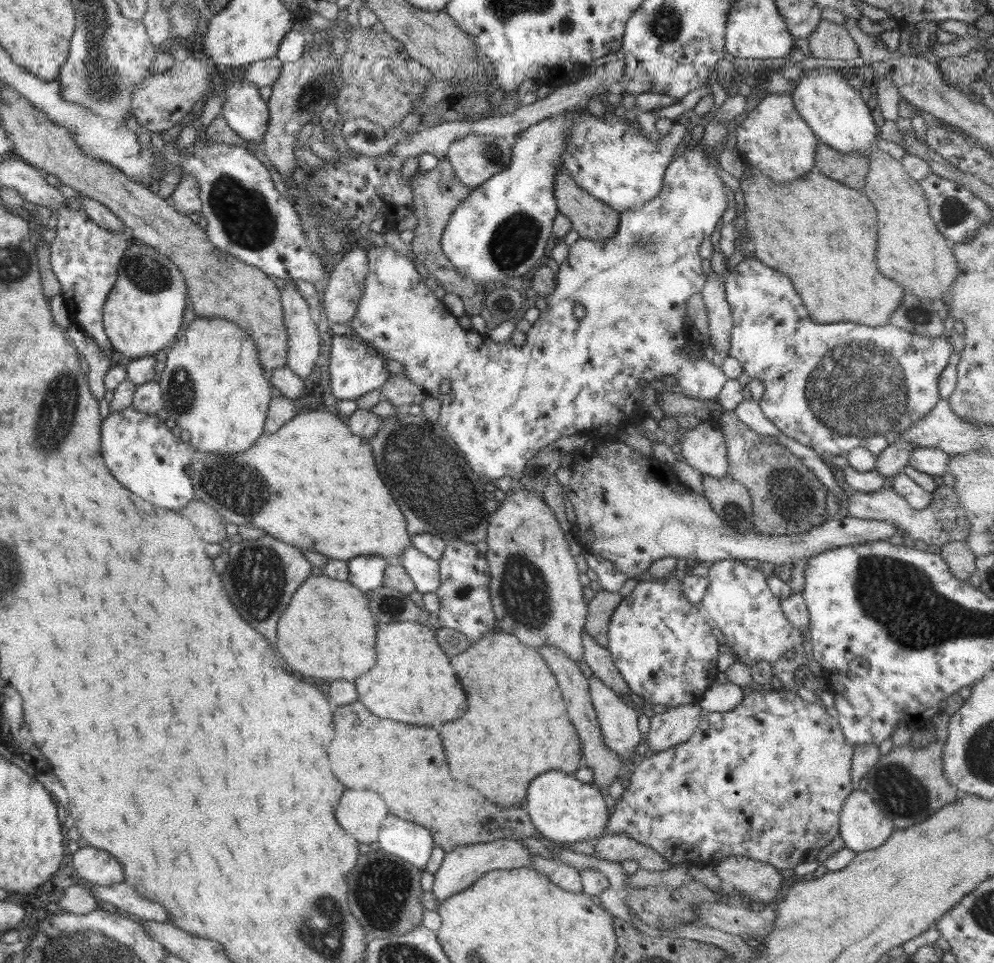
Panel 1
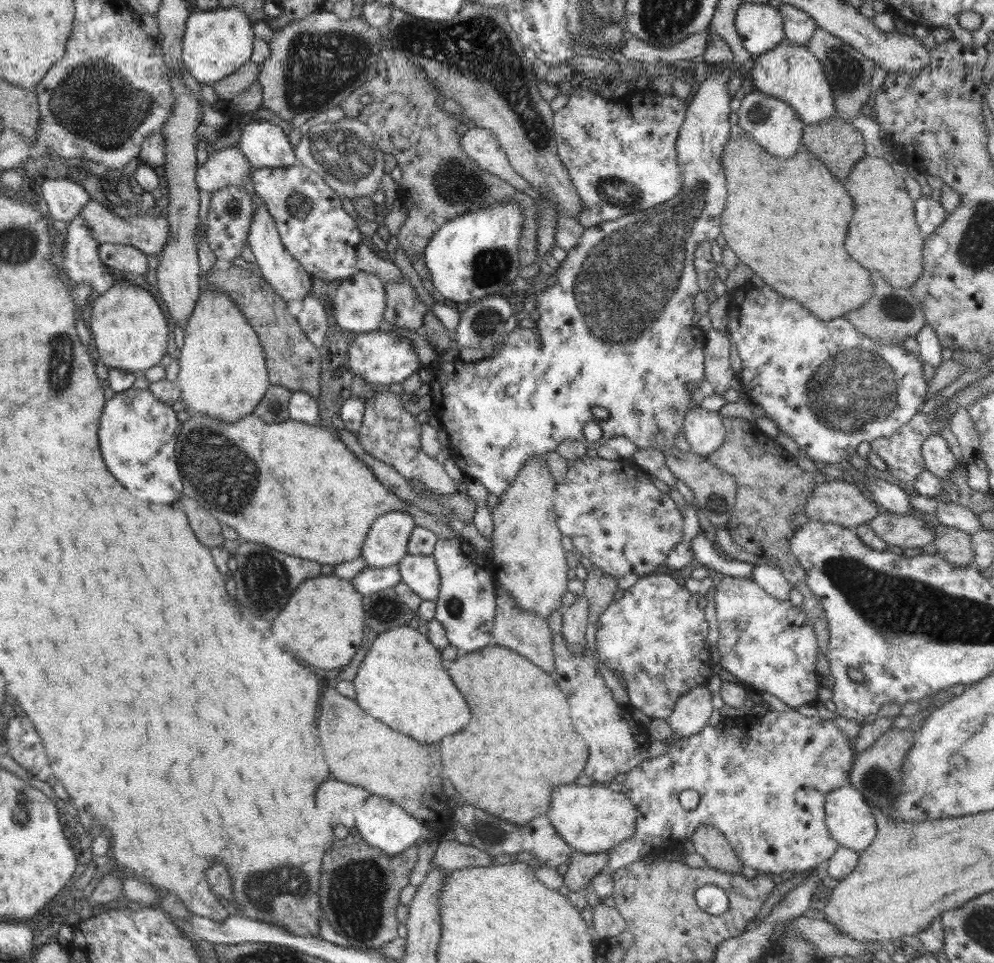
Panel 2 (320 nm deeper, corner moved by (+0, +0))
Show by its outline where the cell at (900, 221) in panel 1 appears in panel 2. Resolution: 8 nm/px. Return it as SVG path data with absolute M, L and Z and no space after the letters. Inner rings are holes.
M864 155L844 179L844 186L854 200L854 216L846 234L848 254L860 262L864 268L874 268L882 272L885 281L894 288L910 288L923 271L923 246L925 236L920 232L915 217L914 201L908 196L904 175L896 173L884 158Z

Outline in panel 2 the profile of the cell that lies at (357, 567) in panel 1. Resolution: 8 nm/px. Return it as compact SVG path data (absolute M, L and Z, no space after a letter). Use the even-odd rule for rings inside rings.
M393 511L378 516L373 522L367 532L361 557L372 568L397 565L407 555L407 544L415 527L412 516Z

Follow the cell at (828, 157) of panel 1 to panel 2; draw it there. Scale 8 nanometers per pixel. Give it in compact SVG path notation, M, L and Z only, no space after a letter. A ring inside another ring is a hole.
M830 117L815 125L804 125L802 148L810 151L838 180L846 179L852 167L865 155L863 134L849 122L838 117Z

